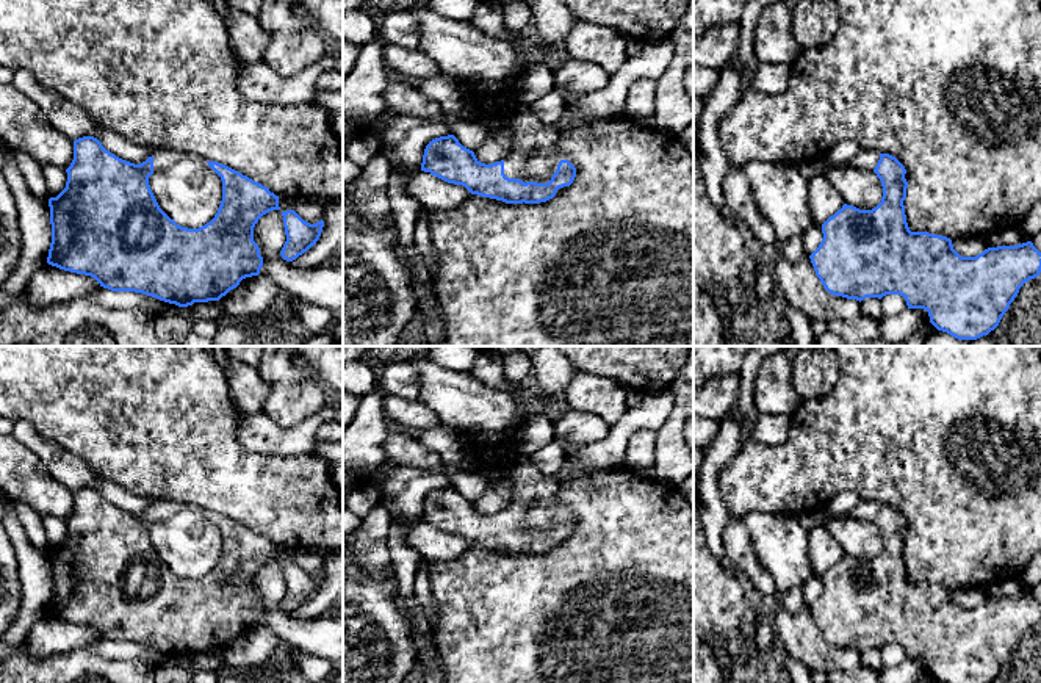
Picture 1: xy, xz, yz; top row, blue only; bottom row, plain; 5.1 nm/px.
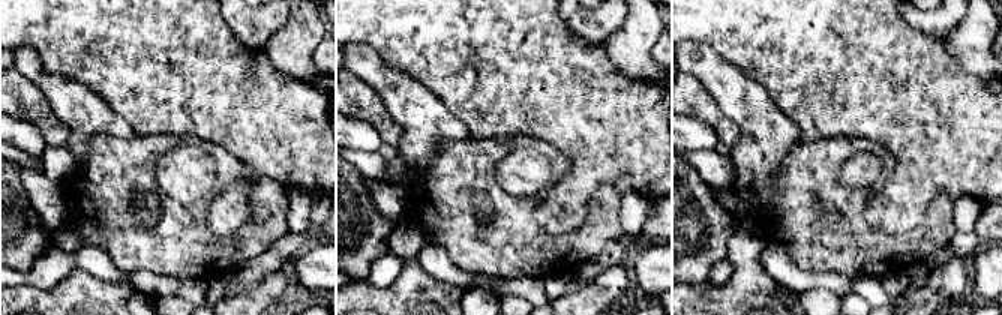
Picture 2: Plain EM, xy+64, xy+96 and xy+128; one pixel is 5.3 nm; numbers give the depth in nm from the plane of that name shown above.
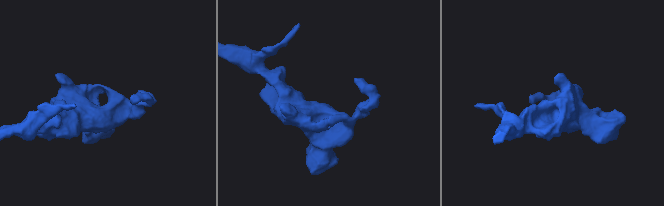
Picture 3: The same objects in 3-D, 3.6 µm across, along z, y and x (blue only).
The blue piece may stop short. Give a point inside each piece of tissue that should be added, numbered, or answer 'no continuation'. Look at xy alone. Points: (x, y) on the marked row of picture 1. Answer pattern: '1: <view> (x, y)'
1: xy (163, 159)

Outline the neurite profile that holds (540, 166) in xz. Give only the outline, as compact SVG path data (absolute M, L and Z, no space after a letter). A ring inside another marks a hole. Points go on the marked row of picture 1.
M553 147L534 149L532 155L526 161L526 175L523 182L548 183L553 174L557 171L560 158Z

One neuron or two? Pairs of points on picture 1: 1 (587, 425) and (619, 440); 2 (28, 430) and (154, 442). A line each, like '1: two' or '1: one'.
1: two
2: two

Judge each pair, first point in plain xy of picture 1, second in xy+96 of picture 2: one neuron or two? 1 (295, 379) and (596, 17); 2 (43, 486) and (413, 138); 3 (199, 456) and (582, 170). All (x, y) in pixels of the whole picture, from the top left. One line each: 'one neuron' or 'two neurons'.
1: two neurons
2: two neurons
3: one neuron

